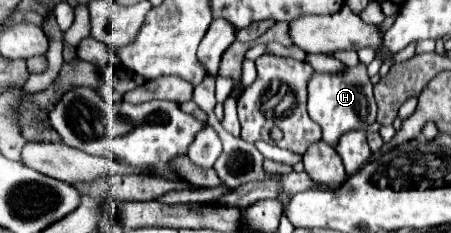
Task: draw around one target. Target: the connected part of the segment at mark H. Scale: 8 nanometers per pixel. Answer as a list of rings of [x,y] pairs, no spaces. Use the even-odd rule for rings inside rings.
[[[358,64],[356,68],[348,68],[346,74],[314,74],[308,82],[308,114],[320,124],[322,140],[332,148],[338,146],[338,140],[346,132],[362,130],[376,122],[376,102],[372,96],[372,84],[366,76],[366,66]]]

